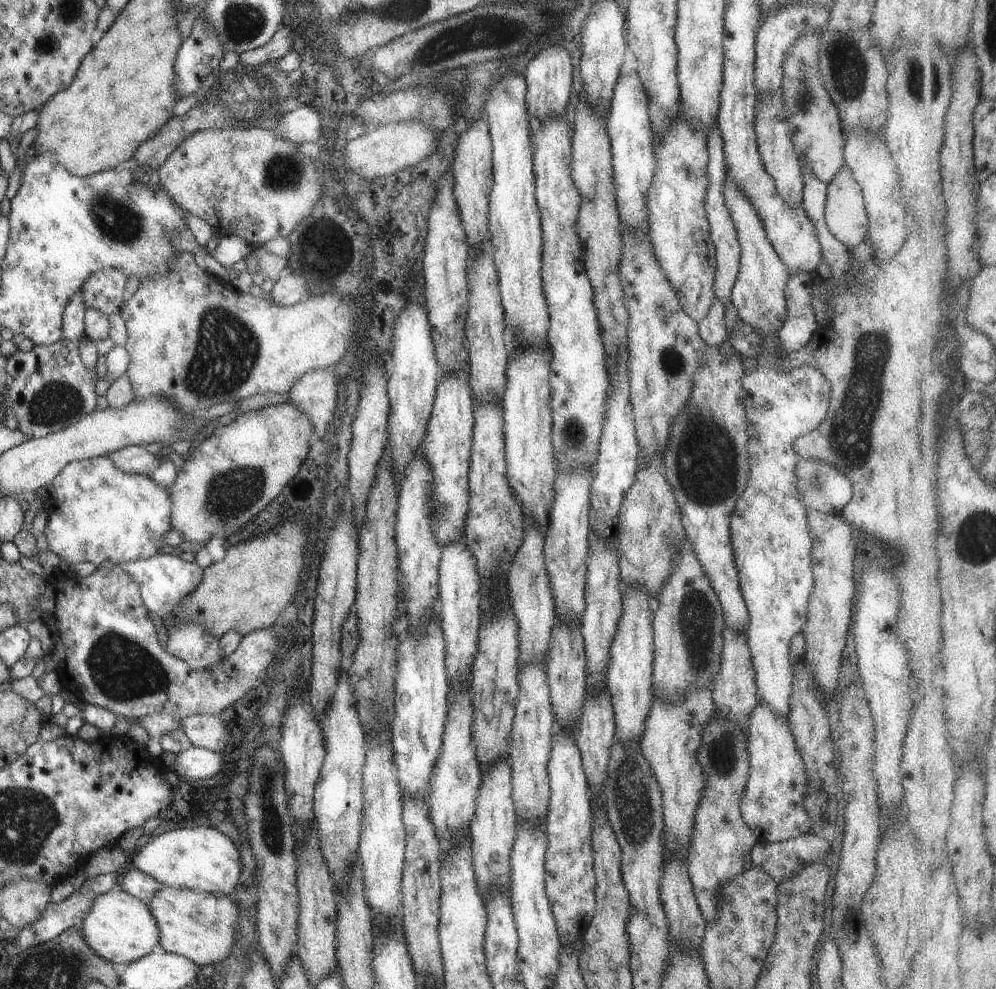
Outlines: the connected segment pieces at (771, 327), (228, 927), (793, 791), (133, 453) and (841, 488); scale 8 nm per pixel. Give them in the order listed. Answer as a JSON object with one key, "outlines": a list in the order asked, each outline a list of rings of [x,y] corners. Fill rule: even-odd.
{"outlines":[[[[729,177],[723,183],[724,203],[731,217],[740,246],[740,257],[735,282],[731,287],[730,301],[738,318],[759,333],[777,333],[786,319],[784,288],[789,277],[788,268],[779,260],[777,253],[766,239],[764,228],[750,200],[734,186]]],[[[163,885],[145,904],[158,928],[158,945],[165,952],[184,956],[200,966],[221,962],[229,954],[239,918],[231,895]]],[[[756,701],[747,726],[748,775],[739,810],[745,824],[759,840],[772,843],[795,838],[810,830],[802,800],[806,794],[804,762],[789,730],[787,715],[774,715],[765,703]]],[[[129,445],[107,455],[114,465],[125,472],[150,476],[158,462],[168,459],[165,454],[151,454],[143,445]]],[[[799,459],[793,469],[794,488],[800,503],[807,512],[819,511],[823,514],[842,516],[844,506],[851,500],[852,484],[845,471],[821,459]]]]}

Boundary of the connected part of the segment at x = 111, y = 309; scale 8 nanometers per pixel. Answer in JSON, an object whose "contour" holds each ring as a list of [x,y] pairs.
{"contour":[[[102,268],[90,274],[80,286],[80,293],[82,294],[85,308],[96,308],[107,316],[111,313],[119,313],[126,299],[125,296],[123,296],[126,279],[127,277],[121,270],[114,268]]]}

